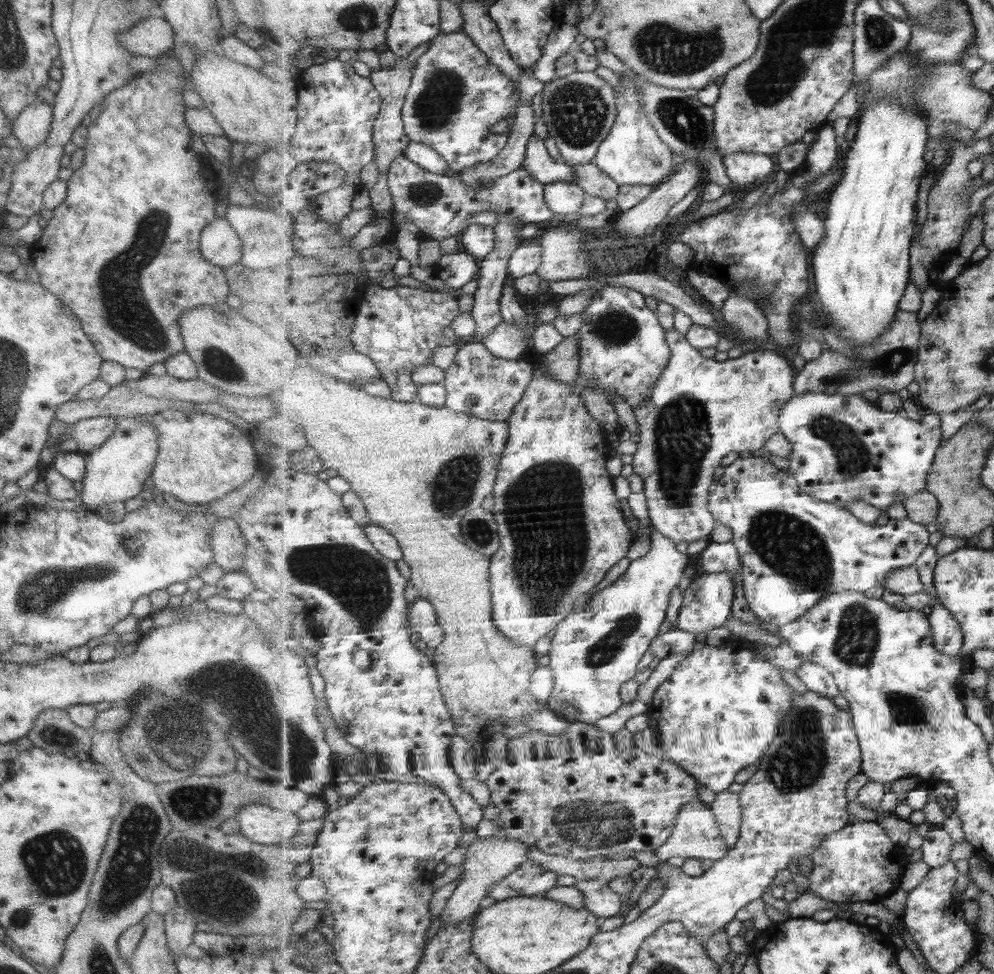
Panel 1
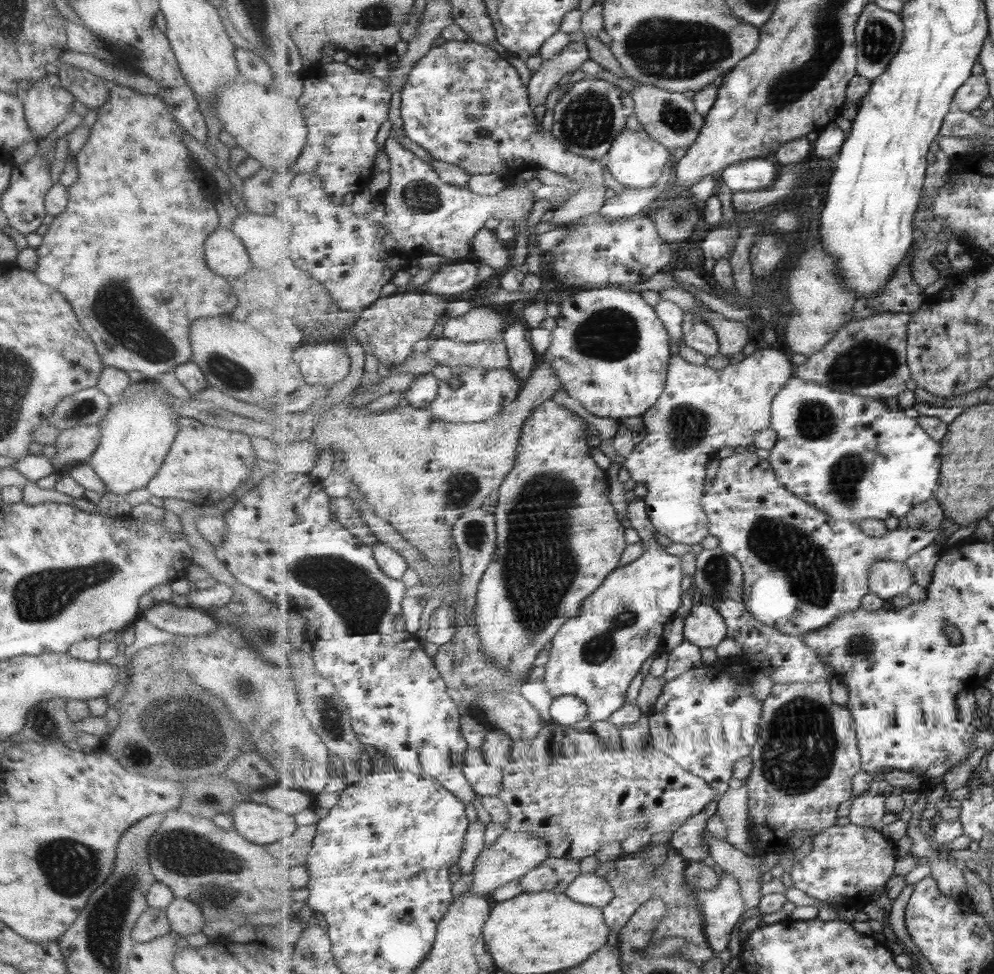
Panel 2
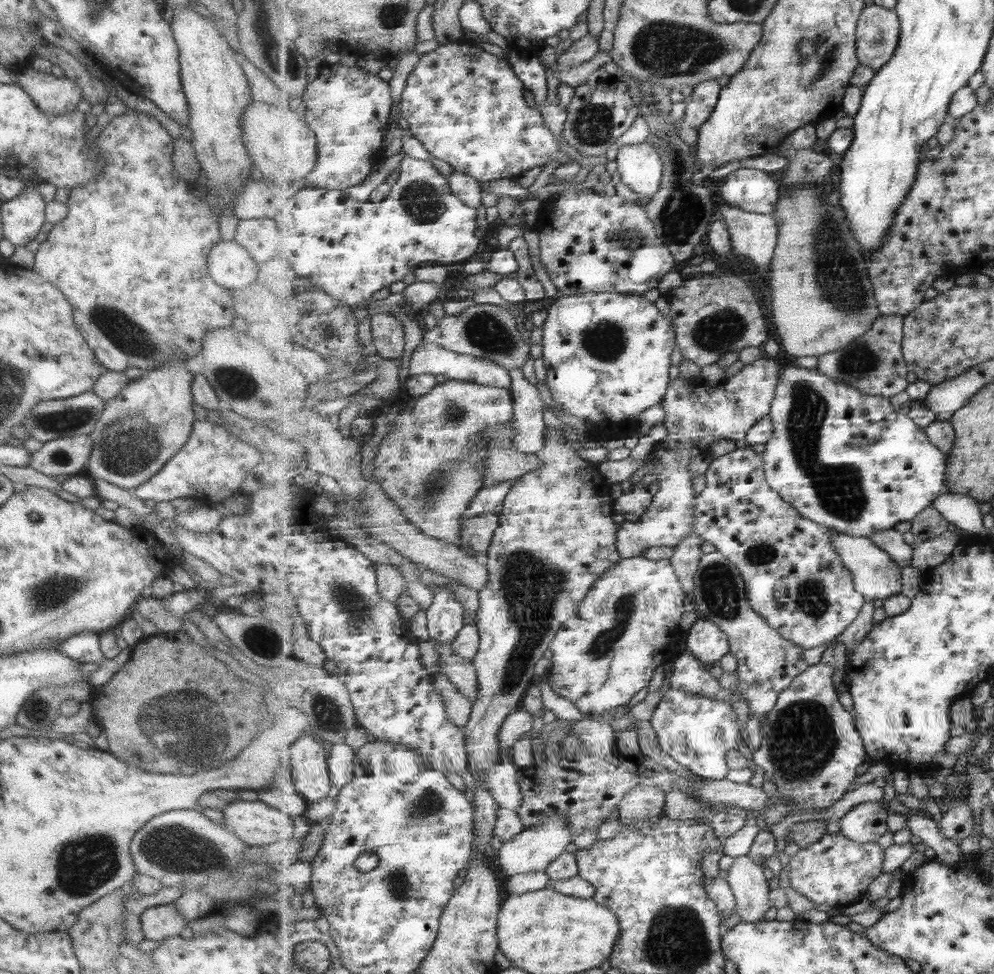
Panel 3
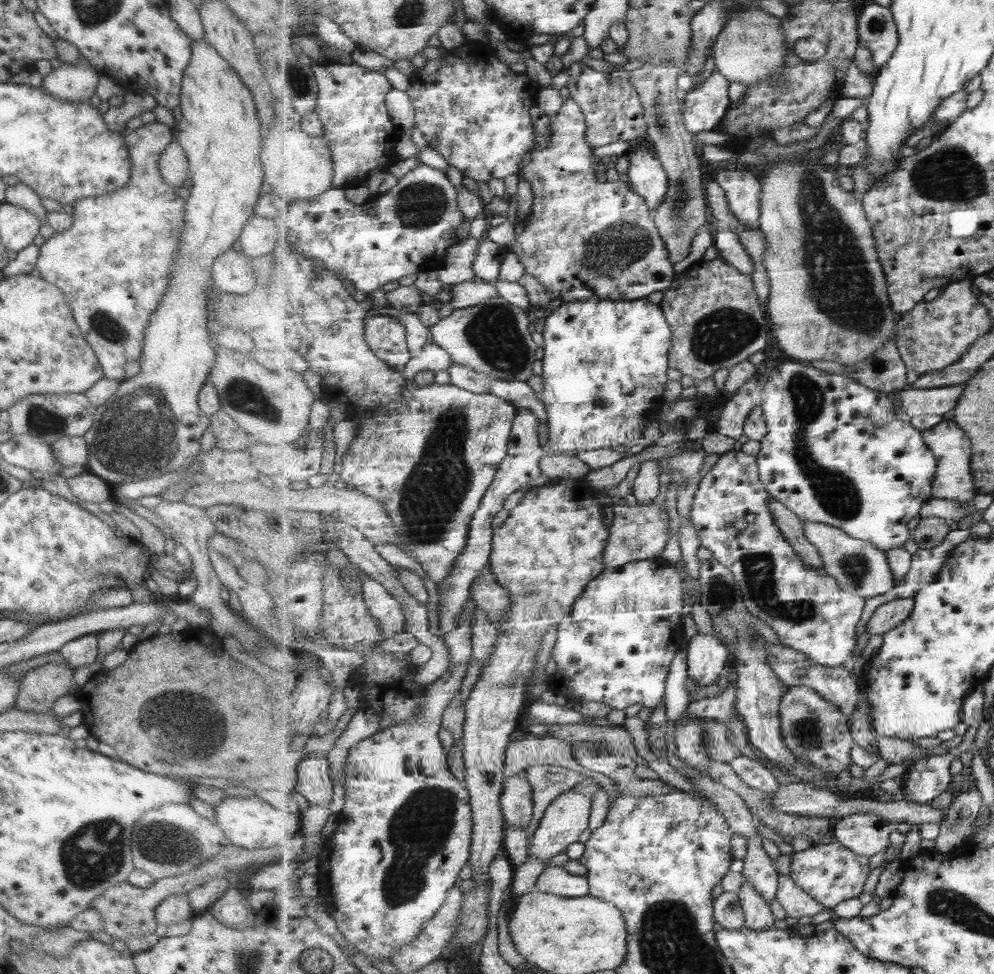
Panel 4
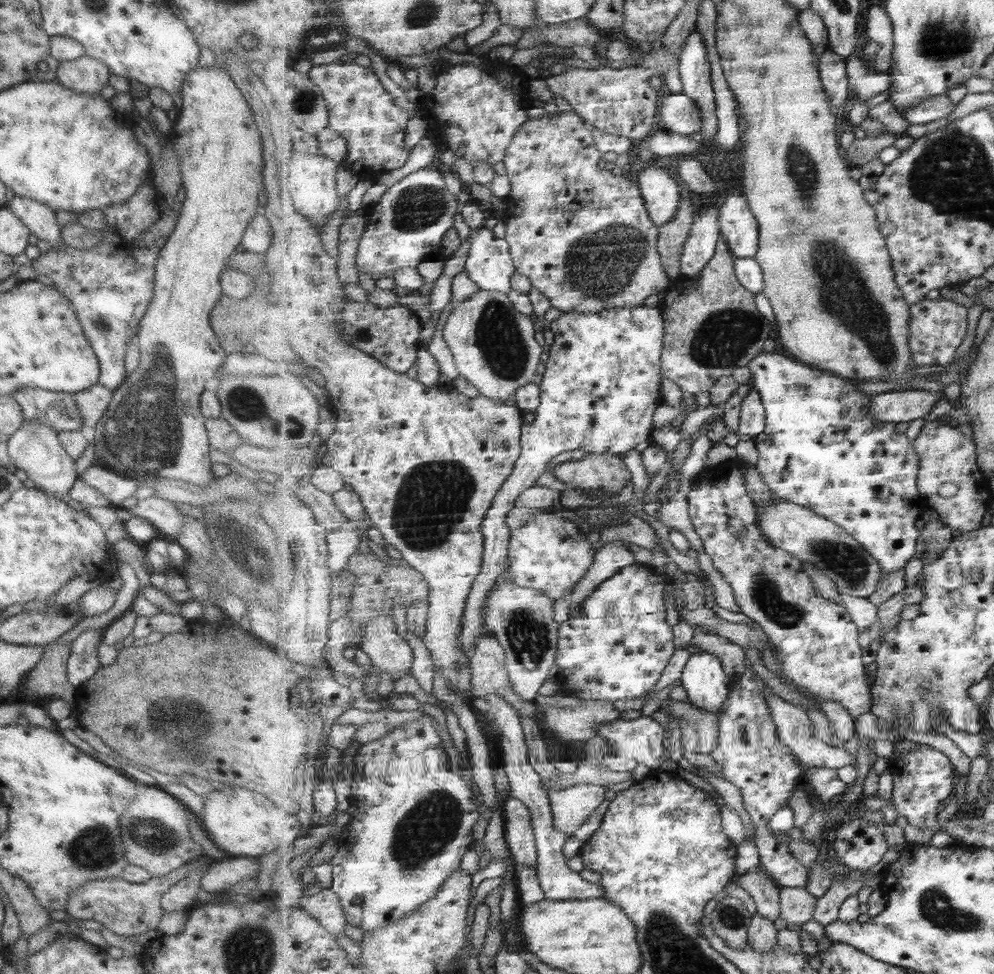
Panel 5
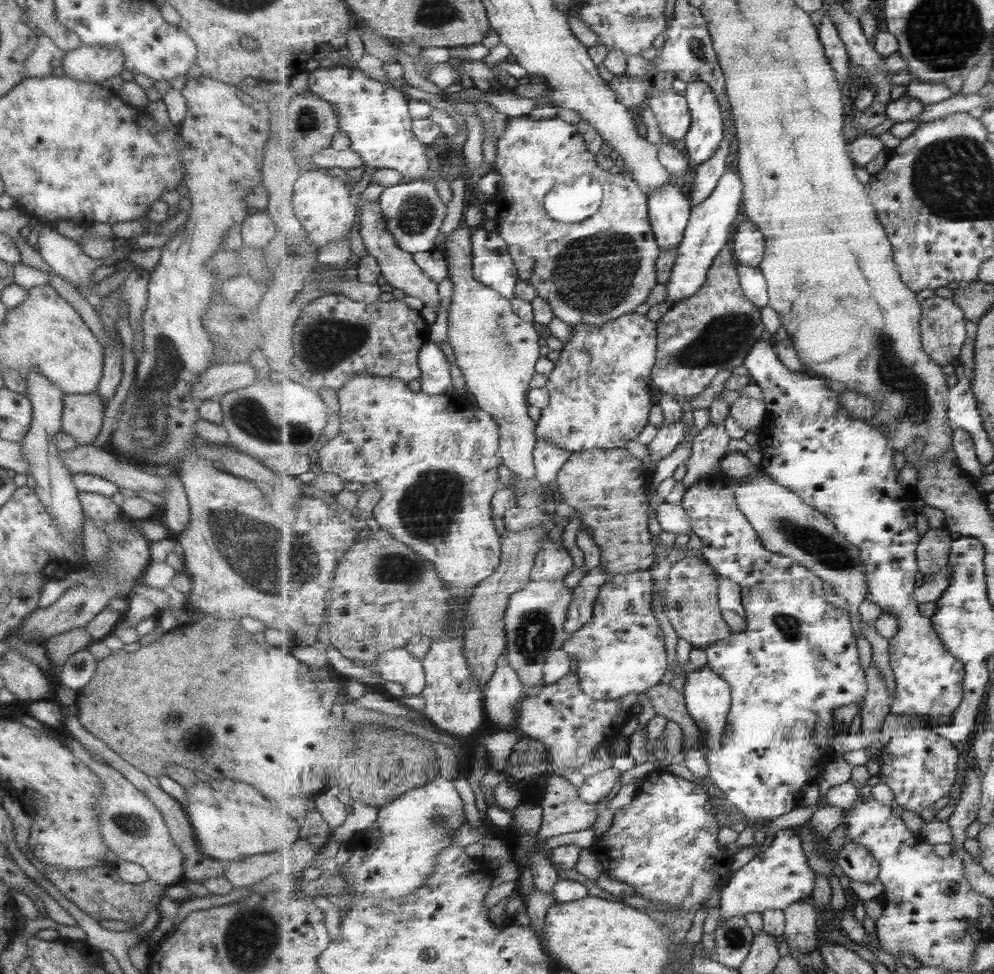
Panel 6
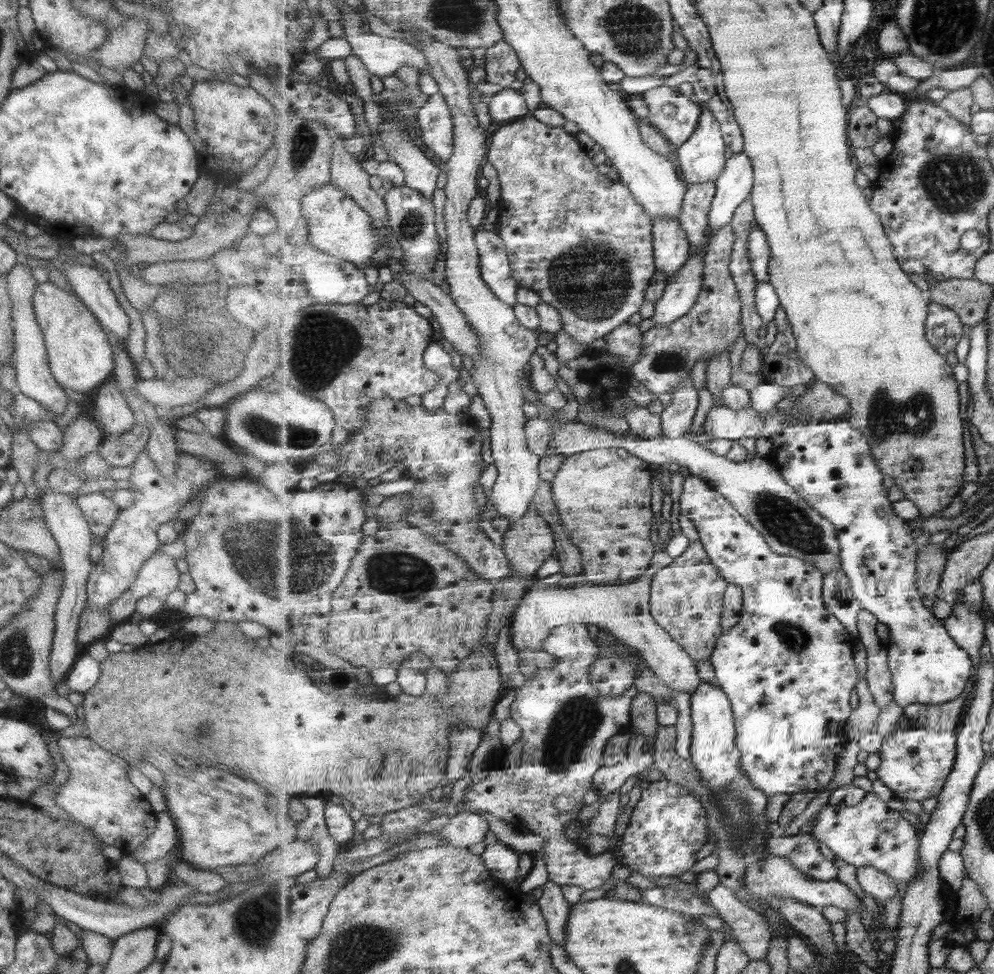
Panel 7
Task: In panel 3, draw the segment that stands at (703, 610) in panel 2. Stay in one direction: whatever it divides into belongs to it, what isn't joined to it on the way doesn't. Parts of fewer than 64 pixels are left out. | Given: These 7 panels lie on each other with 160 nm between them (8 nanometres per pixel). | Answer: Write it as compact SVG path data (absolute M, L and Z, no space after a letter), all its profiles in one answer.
M699 616L686 634L688 650L708 669L729 652L727 633L715 622Z

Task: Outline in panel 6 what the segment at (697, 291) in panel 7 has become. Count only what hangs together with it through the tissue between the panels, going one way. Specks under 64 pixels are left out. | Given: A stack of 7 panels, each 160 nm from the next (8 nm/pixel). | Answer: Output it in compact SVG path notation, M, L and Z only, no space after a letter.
M736 164L720 178L715 190L699 206L692 208L689 224L678 246L678 257L670 283L667 285L665 302L671 307L676 302L696 293L707 282L710 268L719 253L730 241L733 226L742 217L744 184Z

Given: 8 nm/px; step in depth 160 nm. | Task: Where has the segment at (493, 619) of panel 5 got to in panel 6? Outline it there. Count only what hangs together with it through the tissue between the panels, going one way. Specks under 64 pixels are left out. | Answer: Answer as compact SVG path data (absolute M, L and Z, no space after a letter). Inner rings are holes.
M543 580L531 581L525 588L511 595L509 606L506 612L506 635L507 650L506 656L511 668L517 672L524 687L525 698L529 696L527 691L541 688L544 680L544 668L548 656L562 648L569 634L566 632L565 623L567 622L567 611L574 597L574 588L568 588L562 580ZM548 776L547 783L540 802L544 819L538 837L551 838L591 829L601 808L595 809L595 804L587 804L581 800L580 789L573 786L564 776Z

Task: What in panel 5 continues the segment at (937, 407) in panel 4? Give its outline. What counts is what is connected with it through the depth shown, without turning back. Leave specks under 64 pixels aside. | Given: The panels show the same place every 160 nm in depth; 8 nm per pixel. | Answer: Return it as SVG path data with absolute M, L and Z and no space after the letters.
M902 390L879 393L871 398L871 416L885 423L911 422L929 415L937 401L941 401L943 391Z

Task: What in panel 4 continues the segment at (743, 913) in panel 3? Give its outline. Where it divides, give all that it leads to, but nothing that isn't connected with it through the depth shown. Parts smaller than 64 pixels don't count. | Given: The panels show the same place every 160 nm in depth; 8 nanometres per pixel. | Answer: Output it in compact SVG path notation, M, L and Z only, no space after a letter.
M743 882L743 888L739 892L739 901L745 912L745 927L749 930L767 930L775 924L774 913L770 902L767 902L759 892L755 892L753 883Z

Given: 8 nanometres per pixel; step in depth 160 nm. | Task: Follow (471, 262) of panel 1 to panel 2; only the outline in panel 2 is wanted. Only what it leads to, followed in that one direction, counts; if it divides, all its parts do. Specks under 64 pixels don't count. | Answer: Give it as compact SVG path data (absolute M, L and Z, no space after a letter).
M446 262L426 282L426 292L436 295L461 294L465 290L475 288L475 284L478 284L477 272L479 272L479 268L476 262Z

